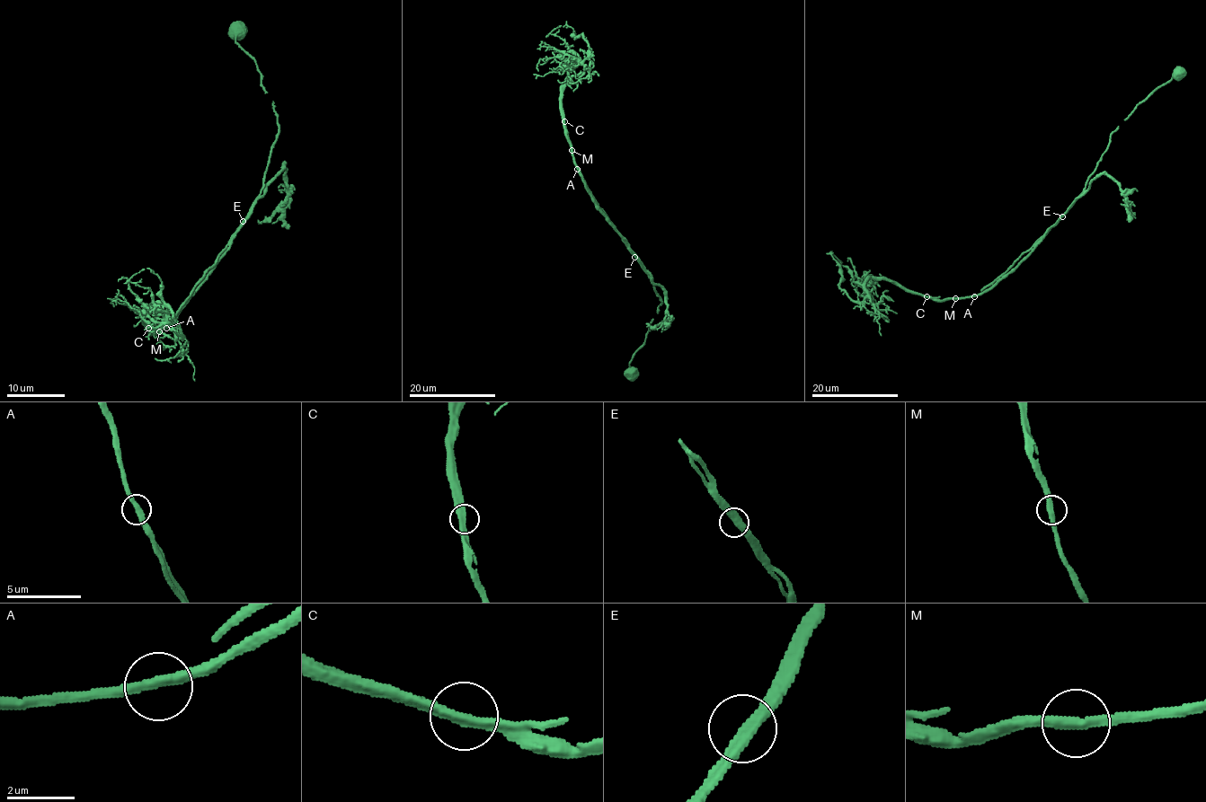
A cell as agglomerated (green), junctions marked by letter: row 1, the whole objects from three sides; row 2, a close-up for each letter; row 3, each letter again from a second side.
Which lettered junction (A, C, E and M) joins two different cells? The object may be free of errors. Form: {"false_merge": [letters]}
{"false_merge": []}

